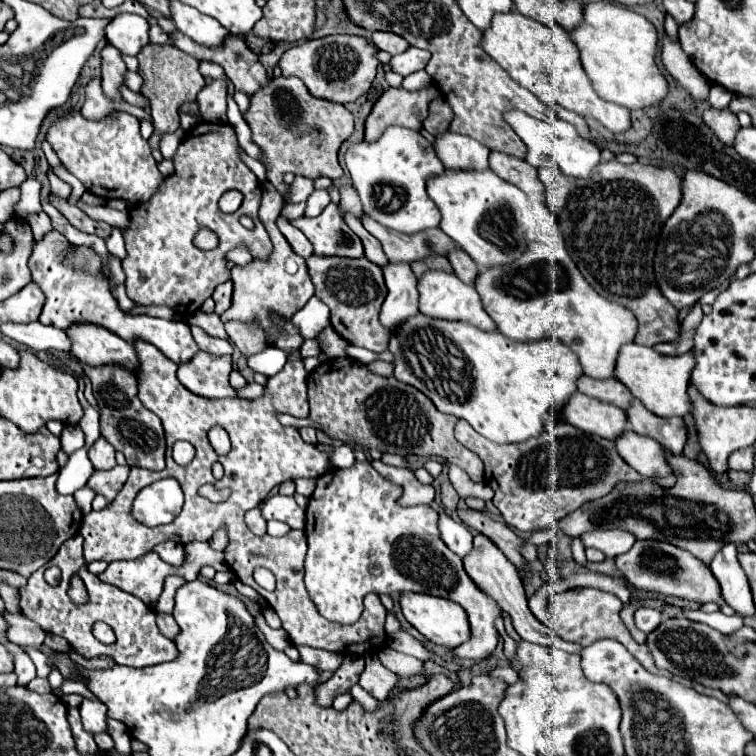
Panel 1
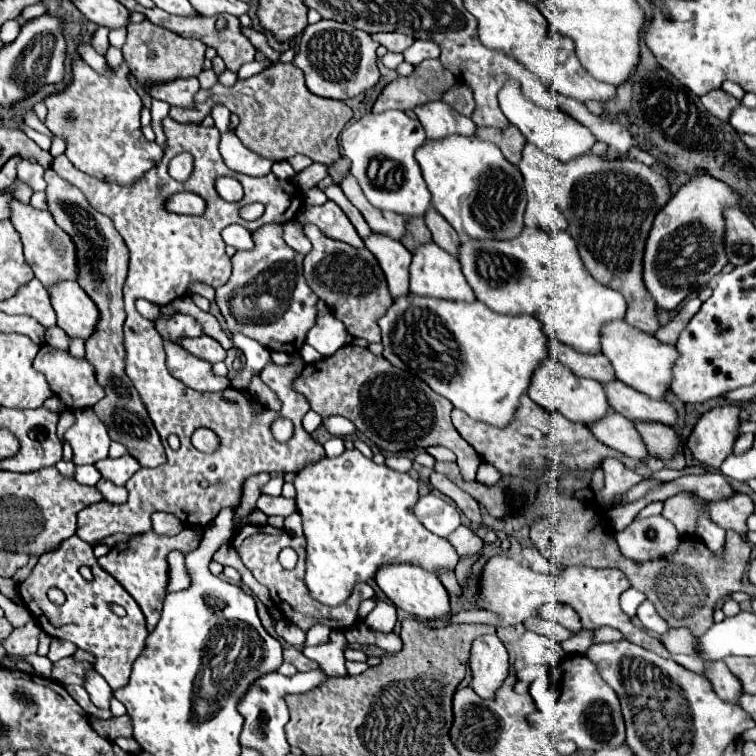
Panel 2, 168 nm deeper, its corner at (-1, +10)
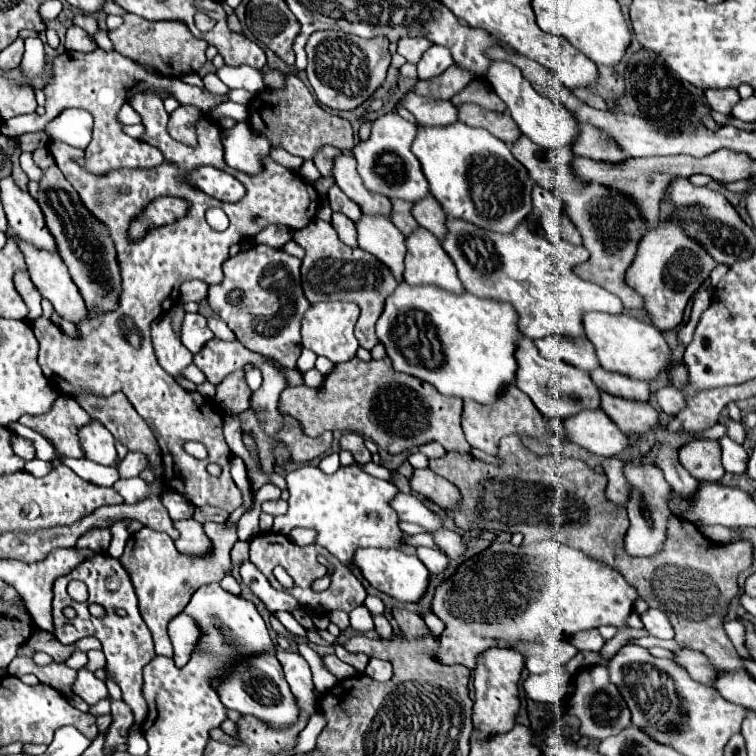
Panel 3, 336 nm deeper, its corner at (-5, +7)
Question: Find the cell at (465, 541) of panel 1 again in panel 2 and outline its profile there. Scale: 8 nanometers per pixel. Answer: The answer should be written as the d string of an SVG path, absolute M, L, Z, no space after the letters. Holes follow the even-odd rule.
M434 494L420 496L416 506L412 506L412 512L416 512L424 528L436 536L448 536L460 526L460 512Z

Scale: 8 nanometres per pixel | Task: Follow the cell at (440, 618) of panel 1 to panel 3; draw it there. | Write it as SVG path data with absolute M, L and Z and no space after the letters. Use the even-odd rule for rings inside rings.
M360 549L356 551L356 559L354 563L360 567L364 579L378 591L390 595L392 599L400 601L400 603L418 603L426 589L428 589L428 569L424 567L424 563L412 555L412 553L402 553L402 551L382 551L382 549Z

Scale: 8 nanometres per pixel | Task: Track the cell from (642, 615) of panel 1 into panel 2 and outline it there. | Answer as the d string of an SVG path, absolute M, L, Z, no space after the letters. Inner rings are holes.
M648 600L638 608L638 618L644 624L644 628L654 630L658 636L664 636L664 632L670 630L670 626L660 618L660 614L656 612L656 608Z

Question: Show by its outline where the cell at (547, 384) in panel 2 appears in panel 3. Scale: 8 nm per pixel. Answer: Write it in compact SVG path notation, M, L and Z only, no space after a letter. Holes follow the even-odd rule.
M524 337L518 343L518 371L516 371L516 387L522 389L532 403L538 407L538 411L548 419L568 419L582 409L600 409L600 389L592 383L590 375L564 363L564 361L550 361L542 357L534 343Z

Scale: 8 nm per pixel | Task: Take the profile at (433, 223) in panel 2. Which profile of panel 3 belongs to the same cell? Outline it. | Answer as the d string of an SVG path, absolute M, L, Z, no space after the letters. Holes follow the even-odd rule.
M428 195L428 199L422 199L420 203L414 203L412 215L416 217L418 225L428 229L438 241L444 241L448 227L446 227L446 213L440 207L440 203L436 203L436 199L432 195Z

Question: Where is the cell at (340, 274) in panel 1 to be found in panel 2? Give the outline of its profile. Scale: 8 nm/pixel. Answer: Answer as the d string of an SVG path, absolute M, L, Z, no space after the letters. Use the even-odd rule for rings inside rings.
M302 224L302 230L312 242L312 250L304 256L304 276L310 290L328 306L328 310L338 320L344 322L346 330L354 338L380 342L380 326L376 324L376 320L390 308L392 296L374 254L366 248L354 248L350 244L336 242L324 236L314 224Z

